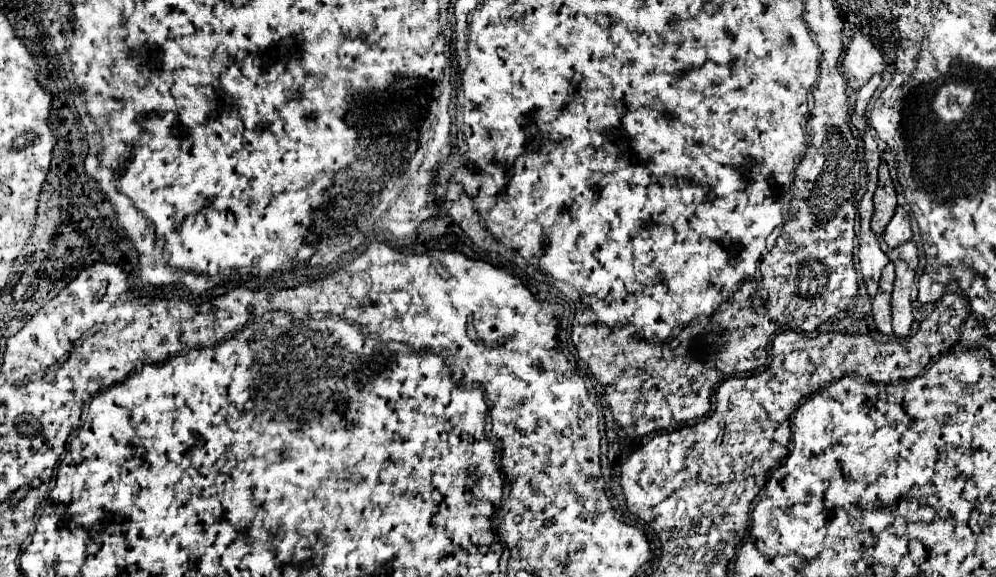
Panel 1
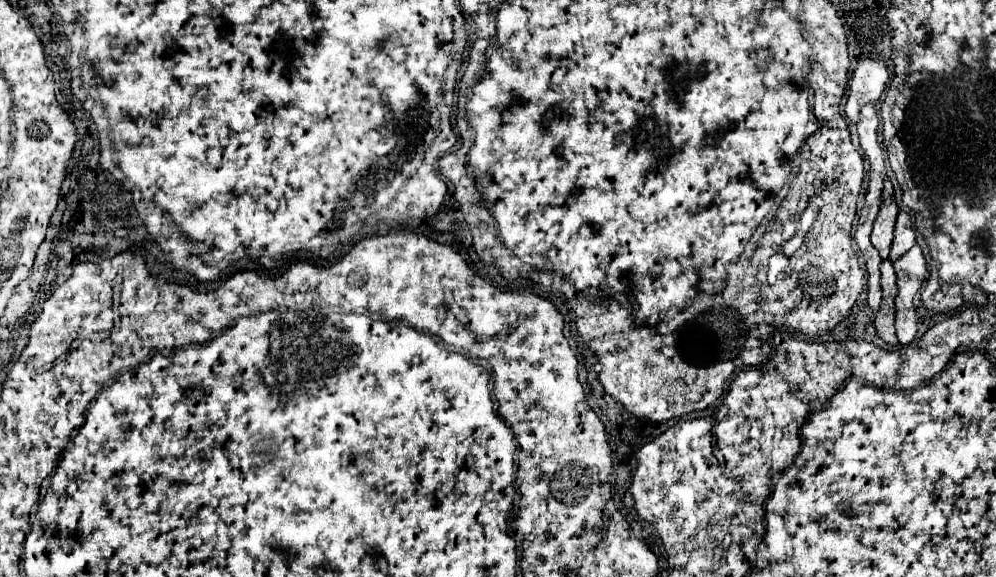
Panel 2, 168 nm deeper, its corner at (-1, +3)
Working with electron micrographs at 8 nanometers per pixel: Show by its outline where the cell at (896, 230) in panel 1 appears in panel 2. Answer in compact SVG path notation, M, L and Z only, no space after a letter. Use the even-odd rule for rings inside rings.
M900 212L896 226L894 226L894 240L892 240L892 252L890 252L890 260L900 258L902 254L906 254L912 246L916 244L916 236L912 230L912 220L908 212Z

